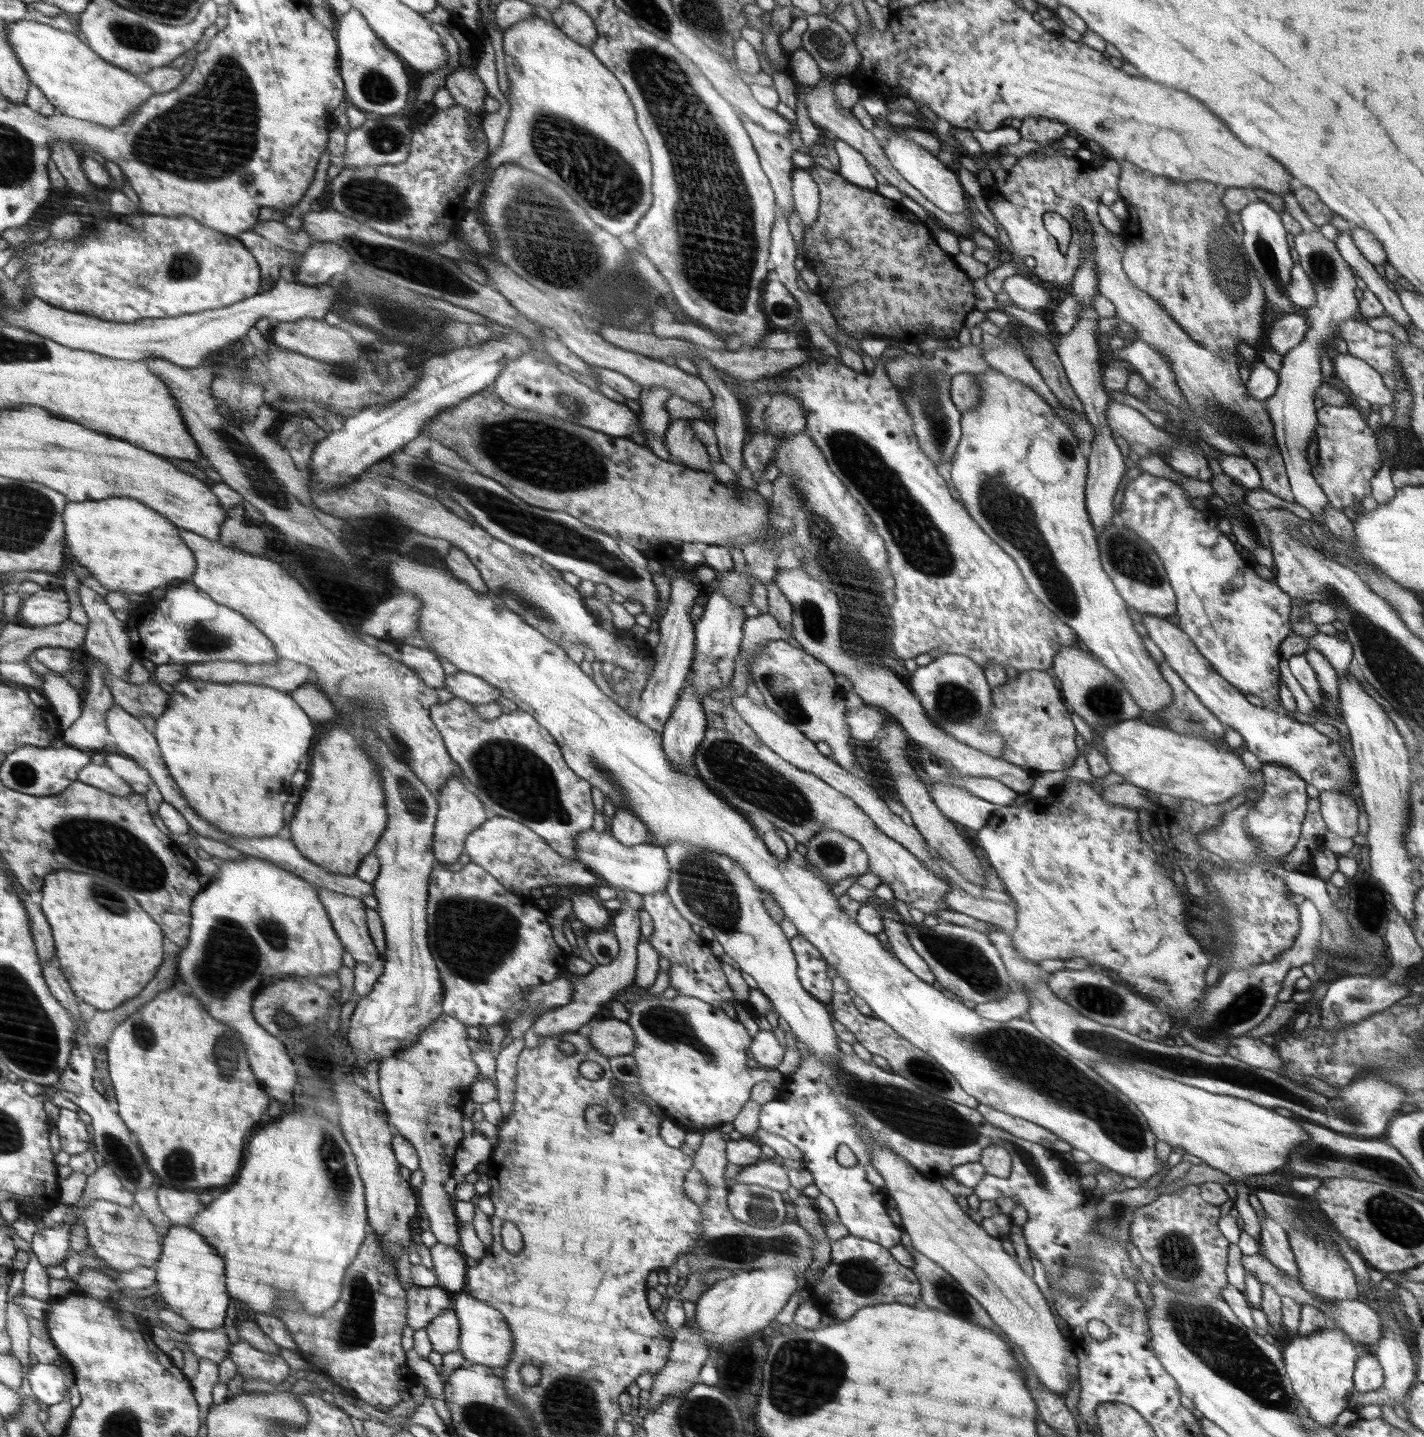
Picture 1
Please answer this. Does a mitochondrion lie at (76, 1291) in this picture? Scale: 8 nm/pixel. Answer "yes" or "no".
no

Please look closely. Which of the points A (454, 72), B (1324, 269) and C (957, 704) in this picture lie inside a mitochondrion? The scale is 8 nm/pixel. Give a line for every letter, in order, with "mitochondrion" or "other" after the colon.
A: other
B: mitochondrion
C: mitochondrion

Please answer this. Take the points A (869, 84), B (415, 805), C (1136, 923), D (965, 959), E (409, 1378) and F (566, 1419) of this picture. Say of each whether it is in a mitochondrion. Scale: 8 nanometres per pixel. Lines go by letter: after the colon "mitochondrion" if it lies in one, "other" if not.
A: other
B: mitochondrion
C: other
D: mitochondrion
E: other
F: mitochondrion

